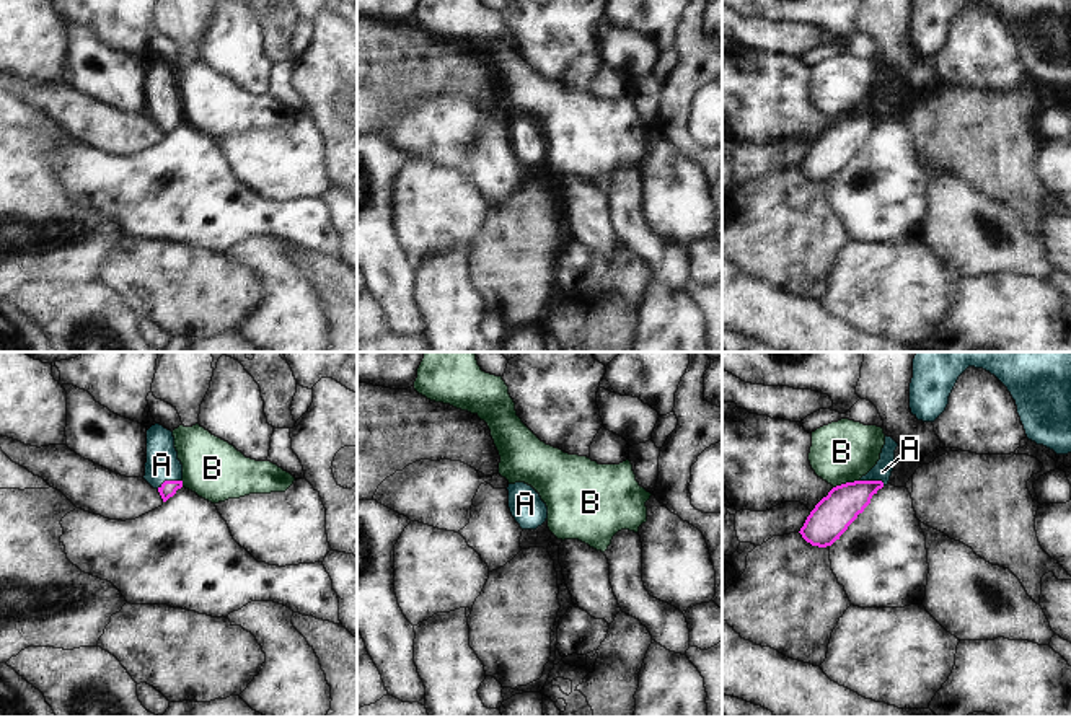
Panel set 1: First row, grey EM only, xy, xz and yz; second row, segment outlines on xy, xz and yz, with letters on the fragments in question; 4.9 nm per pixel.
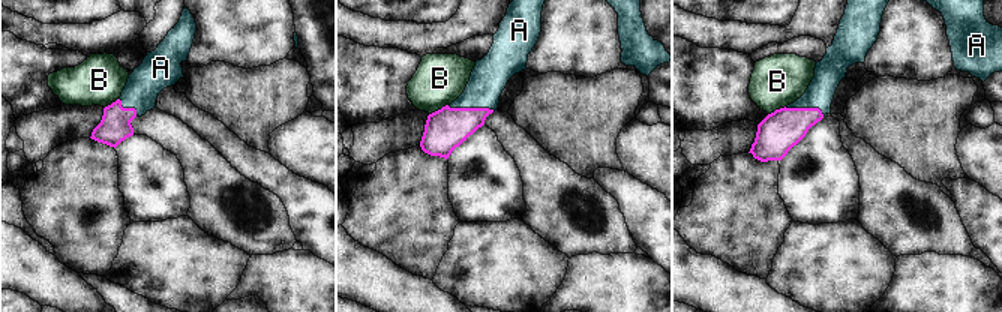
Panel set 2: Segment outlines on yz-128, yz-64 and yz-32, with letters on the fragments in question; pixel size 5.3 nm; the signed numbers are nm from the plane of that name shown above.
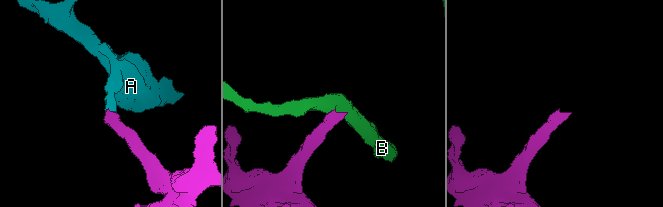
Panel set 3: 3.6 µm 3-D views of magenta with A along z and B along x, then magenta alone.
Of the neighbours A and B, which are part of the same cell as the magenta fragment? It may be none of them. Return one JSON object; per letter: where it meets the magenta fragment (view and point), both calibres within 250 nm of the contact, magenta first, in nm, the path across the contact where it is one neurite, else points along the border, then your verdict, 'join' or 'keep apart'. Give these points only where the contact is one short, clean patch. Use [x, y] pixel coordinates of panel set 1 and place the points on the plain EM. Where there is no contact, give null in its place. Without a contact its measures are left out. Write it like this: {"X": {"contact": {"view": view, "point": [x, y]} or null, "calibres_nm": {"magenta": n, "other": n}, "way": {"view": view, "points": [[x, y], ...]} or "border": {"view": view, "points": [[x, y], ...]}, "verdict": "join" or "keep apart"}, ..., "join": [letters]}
{"A": {"contact": {"view": "xy", "point": [168, 116]}, "calibres_nm": {"magenta": 80, "other": 160}, "way": {"view": "xy", "points": [[168, 123], [168, 116], [162, 100]]}, "verdict": "join"}, "B": {"contact": {"view": "yz", "point": [846, 118]}, "calibres_nm": {"magenta": 190, "other": 300}, "border": {"view": "yz", "points": [[858, 114], [833, 123]]}, "verdict": "keep apart"}, "join": ["A"]}

